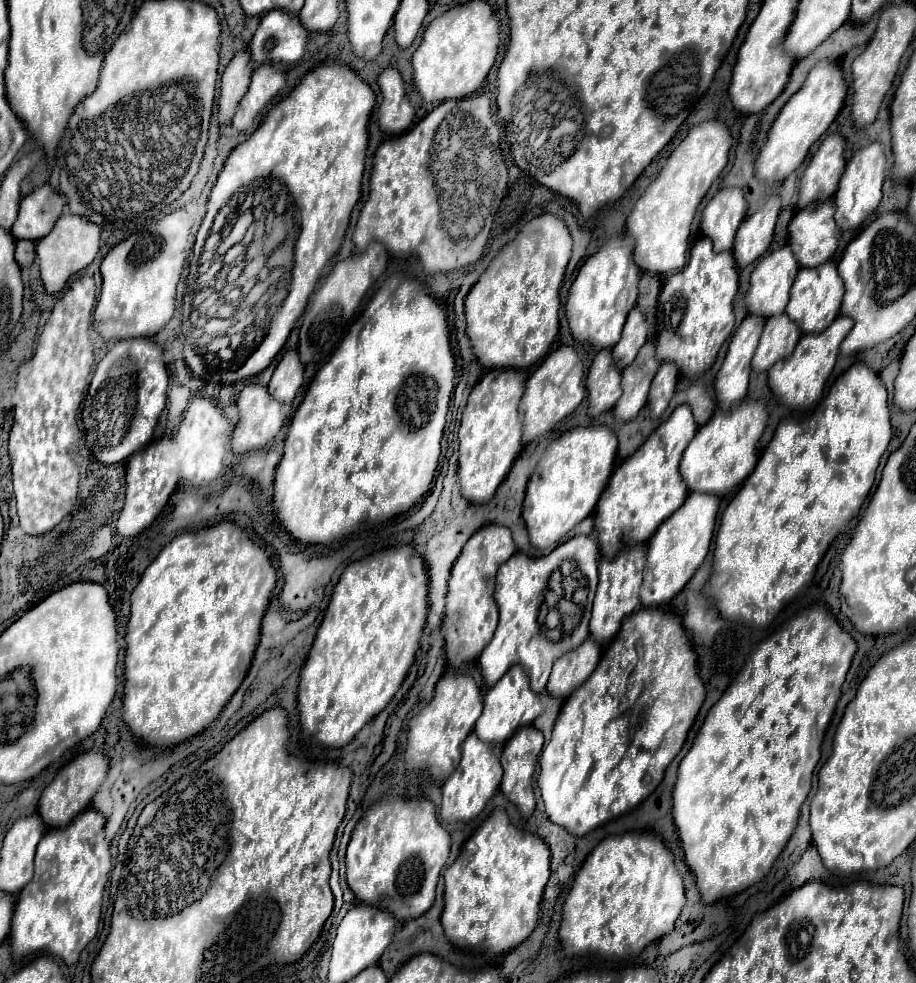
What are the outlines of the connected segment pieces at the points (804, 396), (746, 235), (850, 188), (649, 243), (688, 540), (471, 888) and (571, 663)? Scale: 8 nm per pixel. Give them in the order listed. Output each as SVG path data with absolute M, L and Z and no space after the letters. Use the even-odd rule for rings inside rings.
M839 315L823 333L813 333L813 335L801 335L795 351L791 357L785 357L783 361L777 361L769 371L767 371L767 385L771 393L775 395L779 405L785 407L811 407L823 393L825 381L831 375L837 355L839 355L839 345L843 337L849 333L853 321L851 317Z
M773 195L765 201L765 205L755 215L747 217L739 227L739 233L735 235L733 255L741 269L757 261L769 249L773 241L779 209L781 209L781 199Z
M871 143L863 149L859 149L851 161L845 167L845 173L839 181L839 189L833 195L833 203L837 207L835 211L835 223L839 229L857 229L869 215L873 215L881 201L881 187L885 179L885 153L881 143Z
M703 121L695 125L685 141L669 155L659 177L645 189L627 217L627 235L635 241L635 263L653 275L681 271L687 263L687 237L695 211L709 191L711 183L725 169L731 149L731 133L721 121Z
M689 493L685 503L655 531L647 543L647 563L641 585L641 607L667 605L693 577L709 553L719 511L719 497L709 493Z
M495 811L463 845L455 863L445 871L445 907L441 913L441 925L445 937L463 949L491 951L495 955L509 953L523 943L537 925L539 903L543 897L545 883L549 879L551 853L547 845L533 833L523 833L509 823L503 811Z
M591 639L583 641L583 645L565 653L555 661L547 683L547 691L553 697L567 699L579 685L583 685L583 681L587 681L587 677L597 667L599 659L601 659L601 645L595 645L595 641Z

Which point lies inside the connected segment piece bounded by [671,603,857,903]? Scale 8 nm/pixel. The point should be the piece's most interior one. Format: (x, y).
(736, 802)

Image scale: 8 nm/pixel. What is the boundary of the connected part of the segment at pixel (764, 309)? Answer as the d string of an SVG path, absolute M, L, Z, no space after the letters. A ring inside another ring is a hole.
M789 245L759 259L755 271L751 273L749 291L745 293L747 311L763 319L783 313L797 271L799 265Z

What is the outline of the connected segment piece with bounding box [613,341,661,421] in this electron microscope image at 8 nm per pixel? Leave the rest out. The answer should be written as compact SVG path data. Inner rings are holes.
M647 341L643 349L639 351L639 357L627 369L623 369L623 395L615 403L613 415L619 421L631 421L637 417L639 409L647 403L647 393L649 385L653 381L653 375L657 373L661 361L655 357L655 343Z

